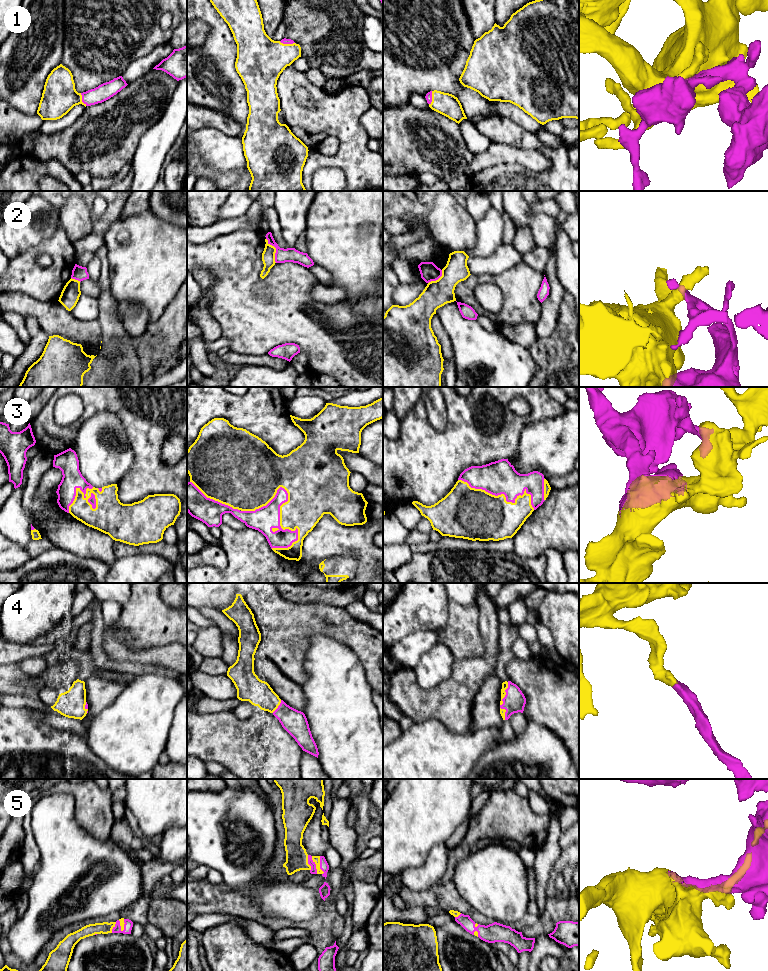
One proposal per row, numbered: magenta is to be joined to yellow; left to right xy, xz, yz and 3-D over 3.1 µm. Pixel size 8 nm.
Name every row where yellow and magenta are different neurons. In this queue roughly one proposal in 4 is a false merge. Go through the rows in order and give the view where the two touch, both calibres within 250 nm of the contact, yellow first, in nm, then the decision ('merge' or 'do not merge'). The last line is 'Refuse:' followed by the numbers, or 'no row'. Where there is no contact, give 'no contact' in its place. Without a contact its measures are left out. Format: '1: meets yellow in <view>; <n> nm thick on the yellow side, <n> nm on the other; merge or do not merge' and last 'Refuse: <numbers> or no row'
1: meets yellow in xz; 380 nm thick on the yellow side, 50 nm on the other; merge
2: meets yellow in xz; 110 nm thick on the yellow side, 120 nm on the other; do not merge
3: meets yellow in xz; 480 nm thick on the yellow side, 190 nm on the other; merge
4: meets yellow in yz; 50 nm thick on the yellow side, 180 nm on the other; merge
5: meets yellow in xz; 60 nm thick on the yellow side, 50 nm on the other; merge
Refuse: 2

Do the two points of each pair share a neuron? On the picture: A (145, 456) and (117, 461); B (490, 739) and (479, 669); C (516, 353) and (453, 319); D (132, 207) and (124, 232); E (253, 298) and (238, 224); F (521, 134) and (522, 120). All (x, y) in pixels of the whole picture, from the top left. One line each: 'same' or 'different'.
A: different
B: different
C: same
D: different
E: different
F: different

